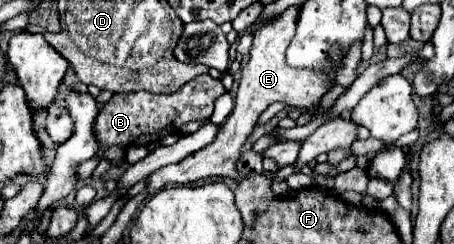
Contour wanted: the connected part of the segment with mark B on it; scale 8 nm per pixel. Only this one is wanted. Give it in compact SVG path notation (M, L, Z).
M201 74L187 82L181 90L173 94L149 94L149 92L131 92L131 94L113 94L113 98L101 108L95 120L95 134L99 144L153 144L167 134L177 134L183 124L193 120L207 120L213 114L213 102L225 94L221 80Z

